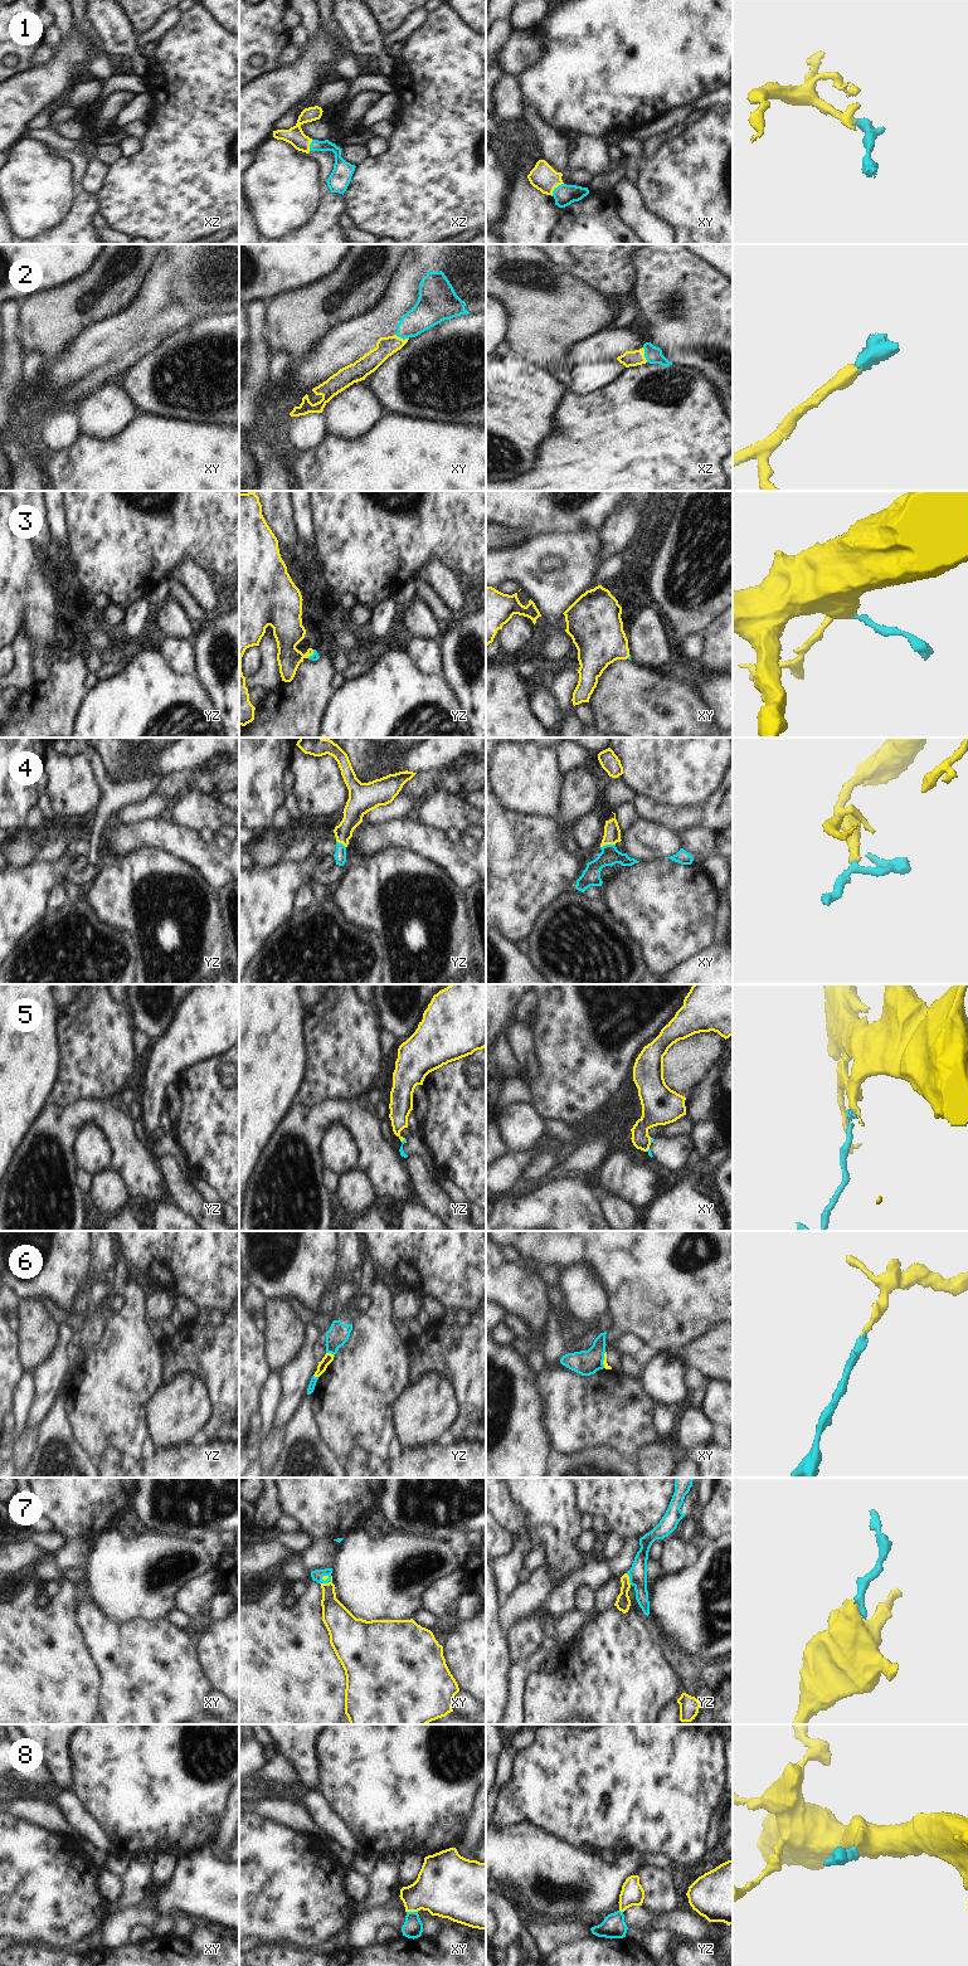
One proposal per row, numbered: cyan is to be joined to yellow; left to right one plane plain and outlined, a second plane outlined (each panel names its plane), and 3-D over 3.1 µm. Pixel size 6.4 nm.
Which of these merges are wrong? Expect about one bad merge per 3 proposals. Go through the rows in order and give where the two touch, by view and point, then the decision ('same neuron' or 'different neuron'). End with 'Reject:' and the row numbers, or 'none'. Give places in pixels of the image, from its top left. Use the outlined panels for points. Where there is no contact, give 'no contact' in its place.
1: contact xy (555, 186); same neuron
2: contact xz (643, 355); same neuron
3: contact yz (311, 655); same neuron
4: contact xy (607, 843); same neuron
5: contact yz (403, 1139); different neuron
6: contact yz (330, 1353); different neuron
7: contact xy (325, 1580); same neuron
8: contact xy (412, 1911); same neuron
Reject: 5, 6

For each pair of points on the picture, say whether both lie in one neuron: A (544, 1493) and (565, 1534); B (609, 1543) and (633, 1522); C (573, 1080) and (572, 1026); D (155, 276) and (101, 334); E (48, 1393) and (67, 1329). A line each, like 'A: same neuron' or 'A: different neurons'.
A: same neuron
B: different neurons
C: same neuron
D: same neuron
E: same neuron

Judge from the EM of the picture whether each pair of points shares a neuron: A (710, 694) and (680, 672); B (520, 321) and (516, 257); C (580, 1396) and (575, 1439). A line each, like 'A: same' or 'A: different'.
A: same
B: same
C: same

